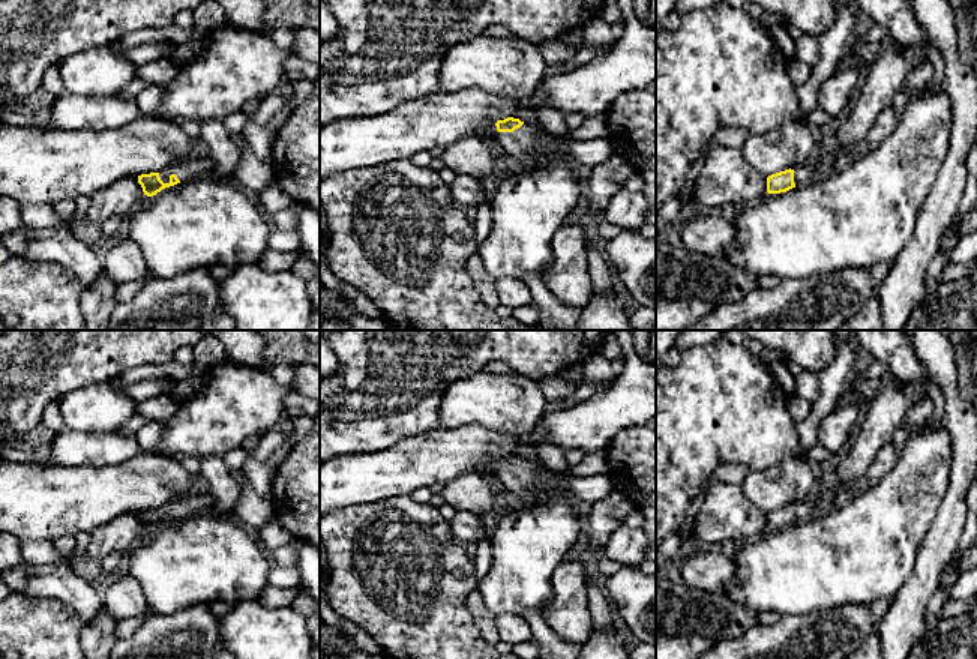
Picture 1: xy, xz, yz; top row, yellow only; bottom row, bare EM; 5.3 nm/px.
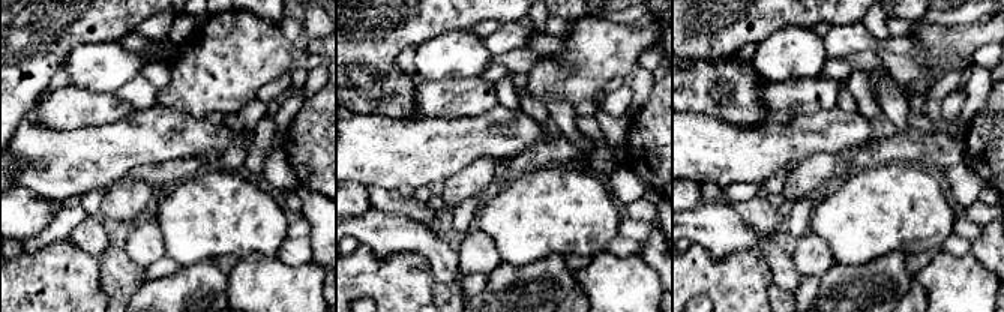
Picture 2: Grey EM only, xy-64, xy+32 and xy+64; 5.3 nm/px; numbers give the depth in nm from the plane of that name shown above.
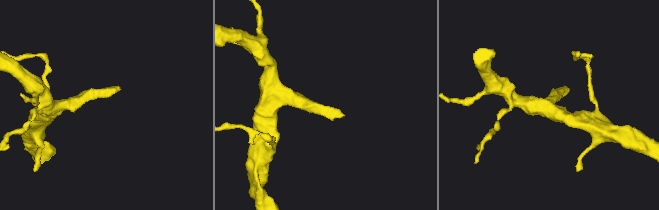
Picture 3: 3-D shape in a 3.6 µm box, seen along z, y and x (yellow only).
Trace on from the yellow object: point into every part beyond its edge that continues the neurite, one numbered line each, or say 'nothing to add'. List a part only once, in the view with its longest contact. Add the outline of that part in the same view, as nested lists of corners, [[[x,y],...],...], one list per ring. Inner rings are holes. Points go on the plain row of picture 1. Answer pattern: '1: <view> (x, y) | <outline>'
1: xy (201, 502) | [[[203,488],[197,494],[179,498],[159,509],[164,519],[170,519],[170,512],[176,510],[180,518],[194,516],[197,513],[210,512],[215,504],[213,495],[207,488]]]

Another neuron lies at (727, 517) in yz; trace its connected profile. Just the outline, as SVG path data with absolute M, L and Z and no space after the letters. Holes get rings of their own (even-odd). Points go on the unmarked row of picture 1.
M713 482L704 498L693 527L695 543L726 546L765 533L767 515L753 506L741 485Z

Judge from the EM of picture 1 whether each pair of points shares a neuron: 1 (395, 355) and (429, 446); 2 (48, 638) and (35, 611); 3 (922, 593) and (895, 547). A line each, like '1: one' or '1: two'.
1: two
2: one
3: two

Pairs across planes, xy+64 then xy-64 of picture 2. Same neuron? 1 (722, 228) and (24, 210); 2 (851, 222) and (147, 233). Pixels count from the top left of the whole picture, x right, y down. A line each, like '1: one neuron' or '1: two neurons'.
1: two neurons
2: two neurons

